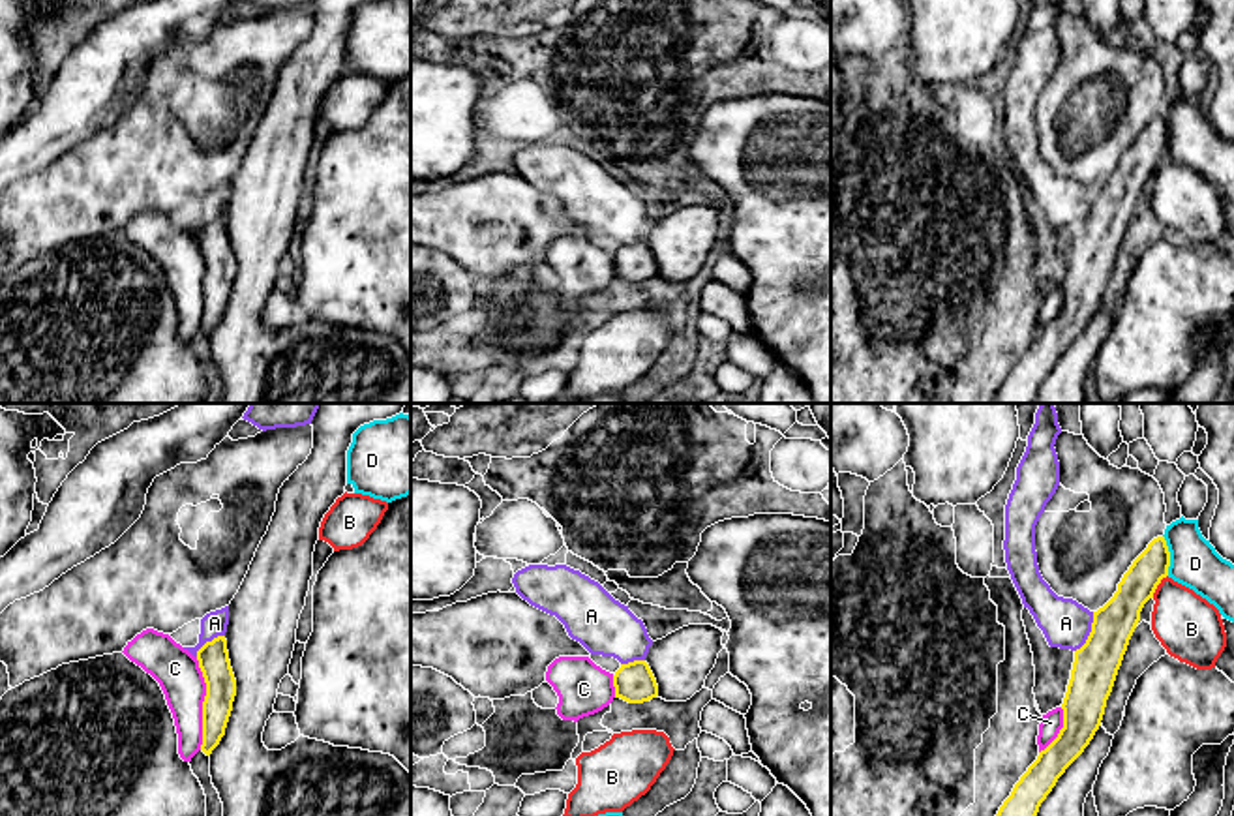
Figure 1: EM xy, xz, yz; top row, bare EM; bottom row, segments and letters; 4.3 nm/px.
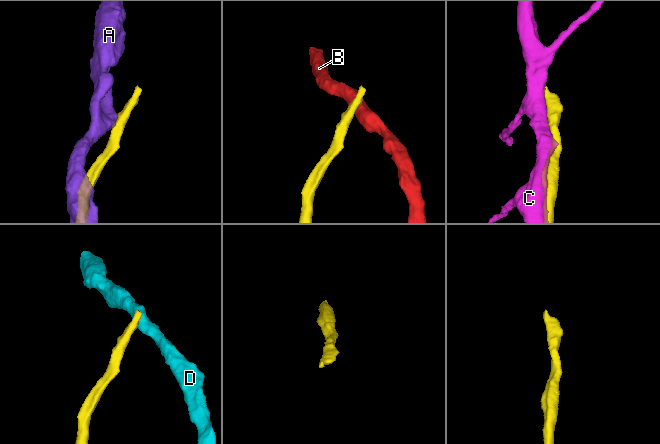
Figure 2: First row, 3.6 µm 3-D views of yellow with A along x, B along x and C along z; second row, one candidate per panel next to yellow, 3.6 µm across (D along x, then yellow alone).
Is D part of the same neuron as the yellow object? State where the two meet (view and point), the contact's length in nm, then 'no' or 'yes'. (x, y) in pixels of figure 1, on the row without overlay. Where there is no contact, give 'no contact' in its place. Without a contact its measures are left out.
yz (1169, 136) | 180 nm | no

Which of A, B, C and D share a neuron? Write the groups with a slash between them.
A / B / C / D

